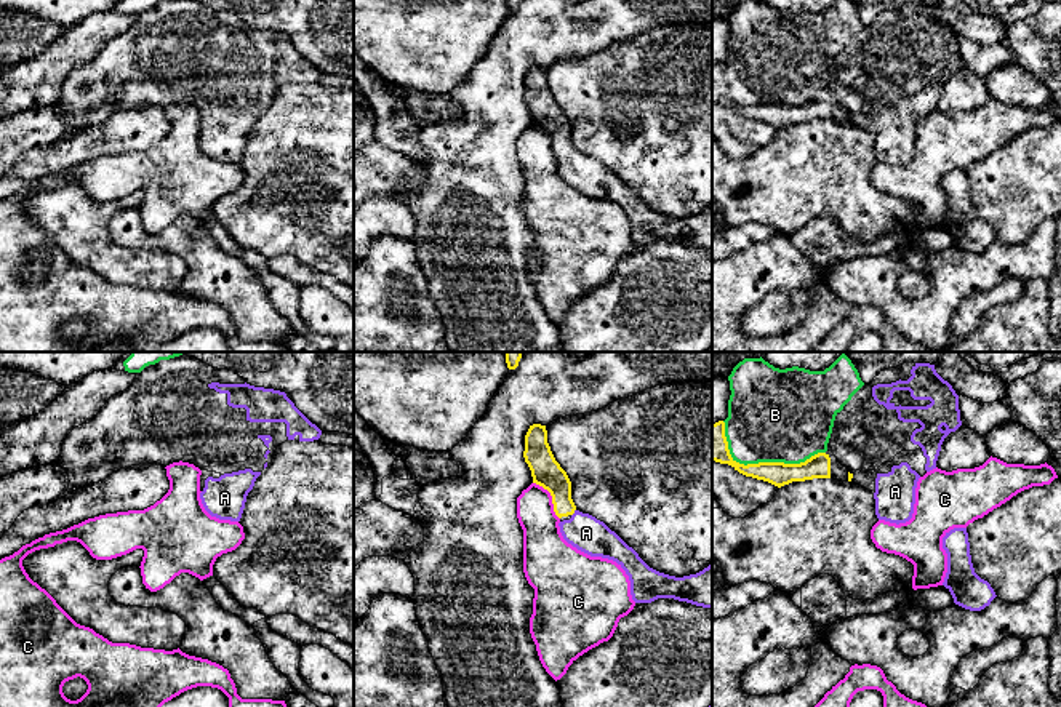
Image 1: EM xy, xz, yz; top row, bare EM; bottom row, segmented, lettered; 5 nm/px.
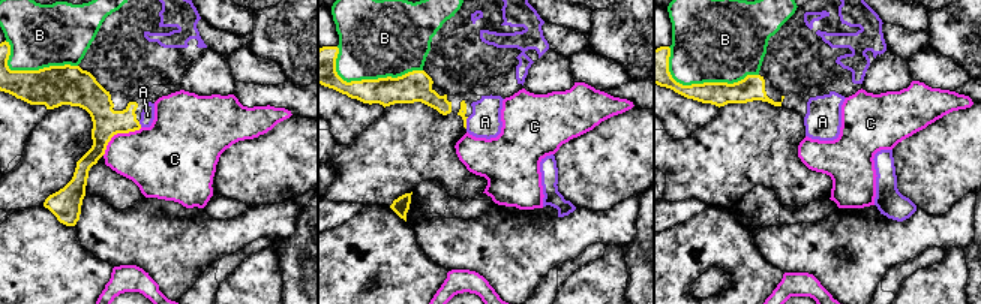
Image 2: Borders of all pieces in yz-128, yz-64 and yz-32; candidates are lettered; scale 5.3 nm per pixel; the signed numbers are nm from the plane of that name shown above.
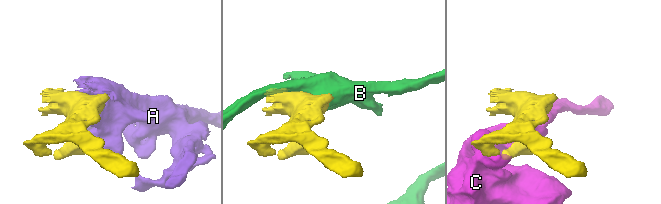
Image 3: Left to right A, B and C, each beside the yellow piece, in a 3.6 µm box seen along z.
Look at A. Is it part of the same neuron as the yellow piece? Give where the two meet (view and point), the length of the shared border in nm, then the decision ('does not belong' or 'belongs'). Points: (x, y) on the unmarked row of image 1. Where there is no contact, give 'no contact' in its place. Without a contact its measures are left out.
xz (573, 154) | 40 nm | belongs

